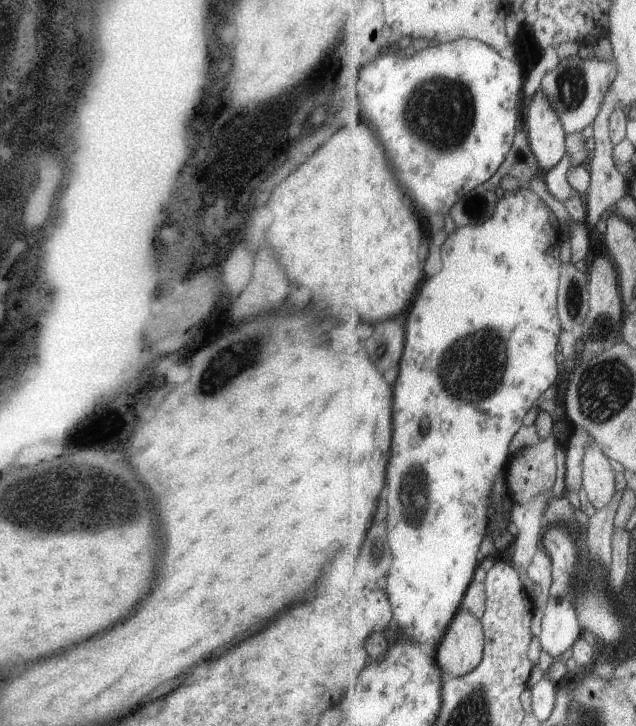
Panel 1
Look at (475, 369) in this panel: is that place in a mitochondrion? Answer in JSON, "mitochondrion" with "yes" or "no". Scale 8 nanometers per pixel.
{"mitochondrion":"yes"}

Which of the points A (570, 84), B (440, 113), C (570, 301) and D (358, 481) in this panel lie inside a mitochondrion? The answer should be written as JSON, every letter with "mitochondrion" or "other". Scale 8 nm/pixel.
{"A":"mitochondrion","B":"mitochondrion","C":"mitochondrion","D":"other"}

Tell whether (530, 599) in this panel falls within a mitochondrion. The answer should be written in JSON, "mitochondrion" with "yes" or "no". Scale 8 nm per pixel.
{"mitochondrion":"no"}

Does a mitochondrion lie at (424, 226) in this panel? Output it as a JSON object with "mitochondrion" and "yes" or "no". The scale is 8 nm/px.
{"mitochondrion":"no"}

